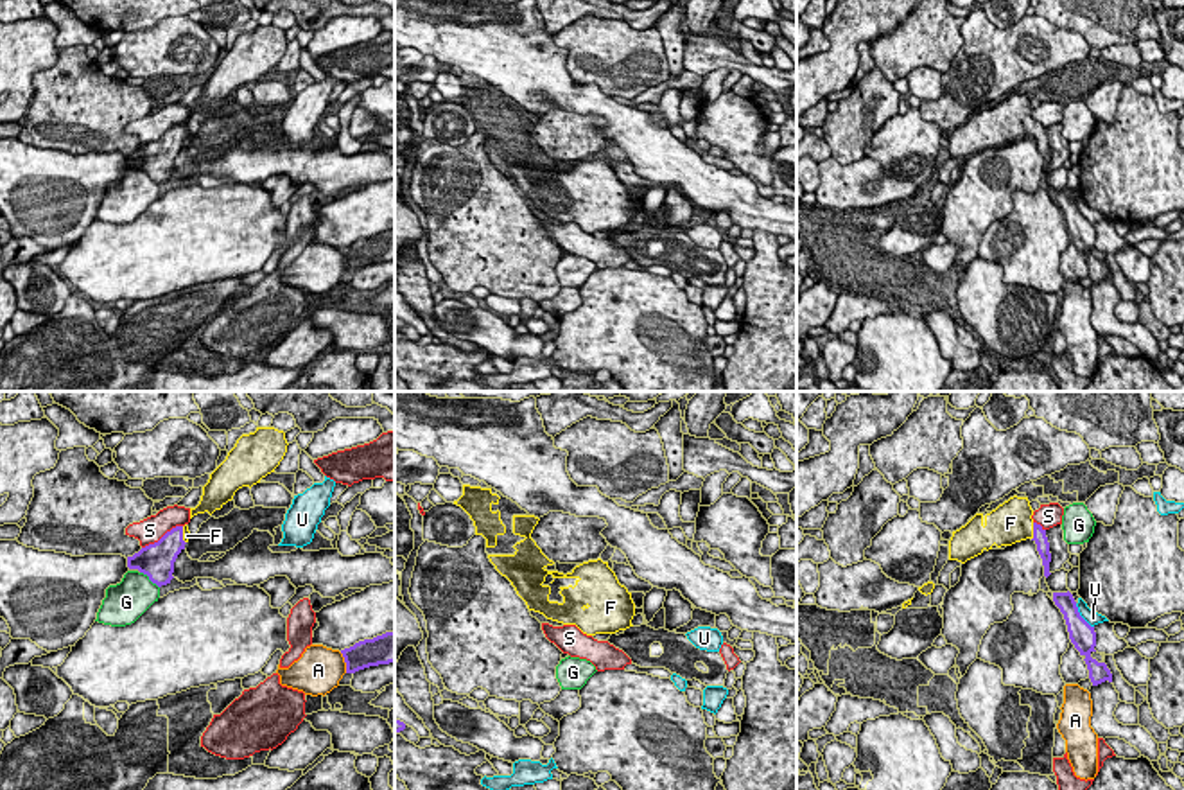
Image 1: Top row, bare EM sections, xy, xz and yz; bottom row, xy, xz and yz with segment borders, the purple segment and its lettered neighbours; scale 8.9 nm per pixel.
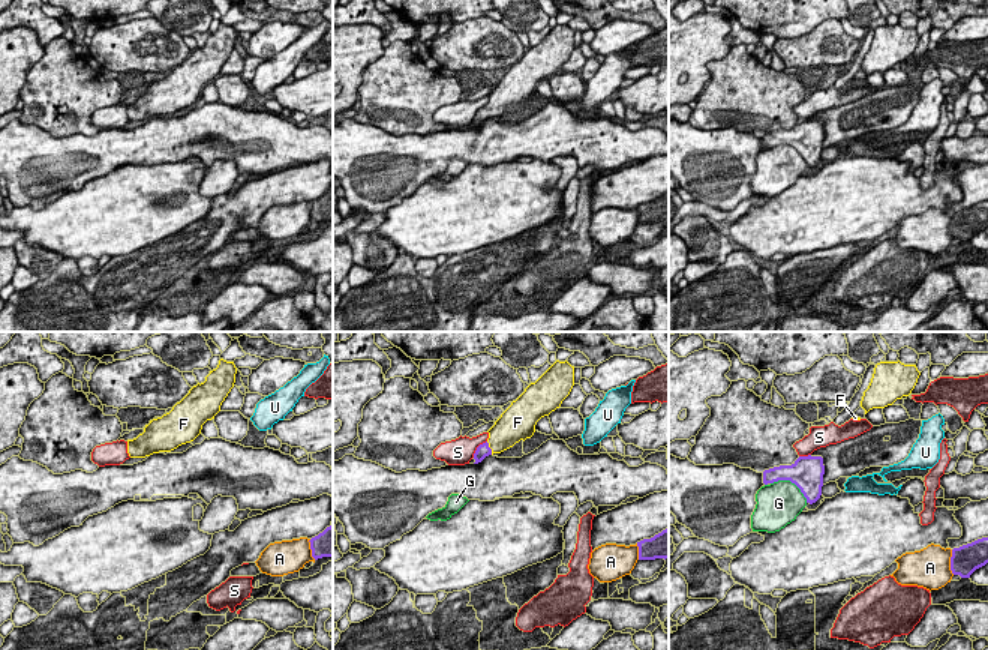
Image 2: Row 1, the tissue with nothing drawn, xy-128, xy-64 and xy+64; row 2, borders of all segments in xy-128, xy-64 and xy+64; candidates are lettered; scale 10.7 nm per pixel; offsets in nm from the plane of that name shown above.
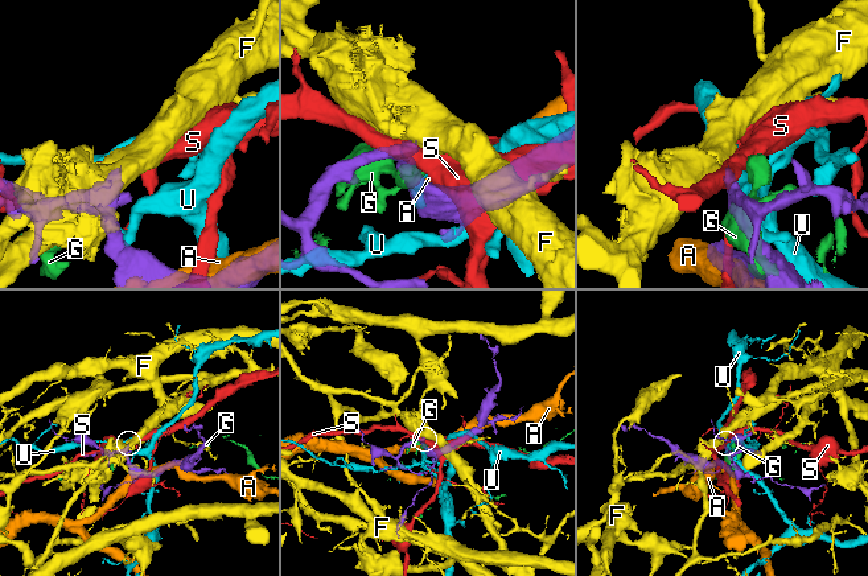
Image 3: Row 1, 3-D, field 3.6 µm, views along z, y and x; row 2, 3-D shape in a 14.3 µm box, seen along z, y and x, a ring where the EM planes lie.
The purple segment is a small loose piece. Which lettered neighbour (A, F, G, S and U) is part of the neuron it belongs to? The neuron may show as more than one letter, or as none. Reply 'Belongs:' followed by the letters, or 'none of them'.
Belongs: F

